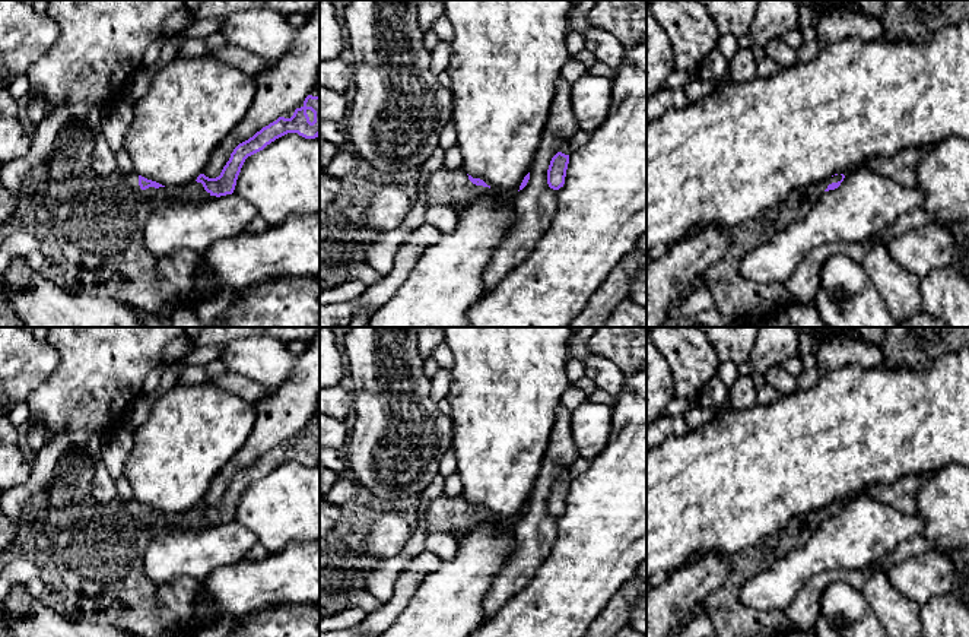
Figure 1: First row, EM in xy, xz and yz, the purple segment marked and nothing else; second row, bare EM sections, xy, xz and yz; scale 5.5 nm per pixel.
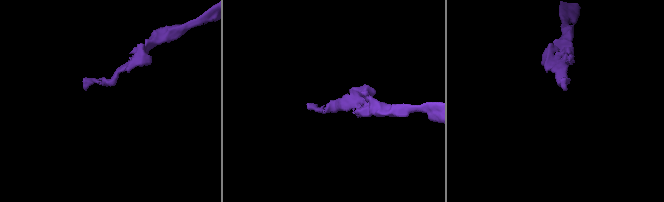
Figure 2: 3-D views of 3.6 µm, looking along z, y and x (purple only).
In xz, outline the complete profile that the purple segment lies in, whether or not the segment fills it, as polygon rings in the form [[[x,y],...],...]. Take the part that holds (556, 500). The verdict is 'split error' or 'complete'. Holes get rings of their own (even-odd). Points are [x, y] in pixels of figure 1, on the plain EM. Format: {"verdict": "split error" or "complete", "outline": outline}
{"verdict": "split error", "outline": [[[579,457],[569,466],[568,472],[552,485],[547,497],[547,511],[550,516],[559,517],[563,514],[569,482],[585,472],[591,466],[591,462],[592,459]]]}

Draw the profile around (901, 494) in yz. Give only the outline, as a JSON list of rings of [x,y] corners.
[[[909,473],[900,476],[890,485],[871,485],[864,488],[855,495],[846,497],[843,503],[855,497],[871,497],[880,503],[884,503],[902,514],[915,514],[916,513],[916,494],[922,482],[930,475],[916,475]]]

